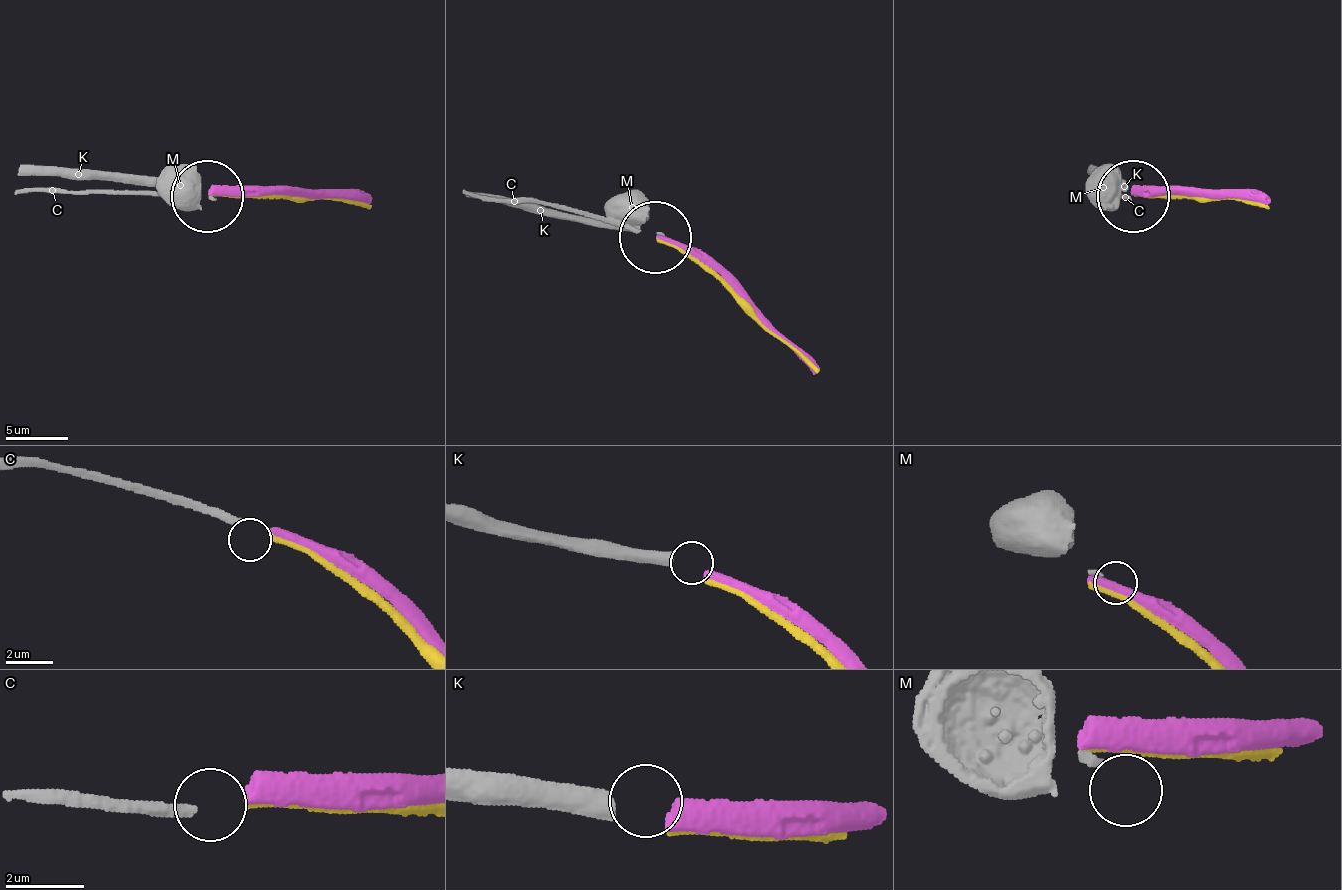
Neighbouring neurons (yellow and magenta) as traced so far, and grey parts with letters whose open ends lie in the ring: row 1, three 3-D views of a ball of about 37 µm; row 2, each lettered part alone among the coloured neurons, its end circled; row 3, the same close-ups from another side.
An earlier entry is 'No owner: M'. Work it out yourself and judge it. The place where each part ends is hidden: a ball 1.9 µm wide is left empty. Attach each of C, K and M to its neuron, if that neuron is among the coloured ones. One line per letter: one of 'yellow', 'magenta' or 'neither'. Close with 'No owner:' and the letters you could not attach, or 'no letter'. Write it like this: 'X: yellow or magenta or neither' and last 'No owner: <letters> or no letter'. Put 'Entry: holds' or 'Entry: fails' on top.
Entry: holds
C: yellow
K: magenta
M: neither
No owner: M

